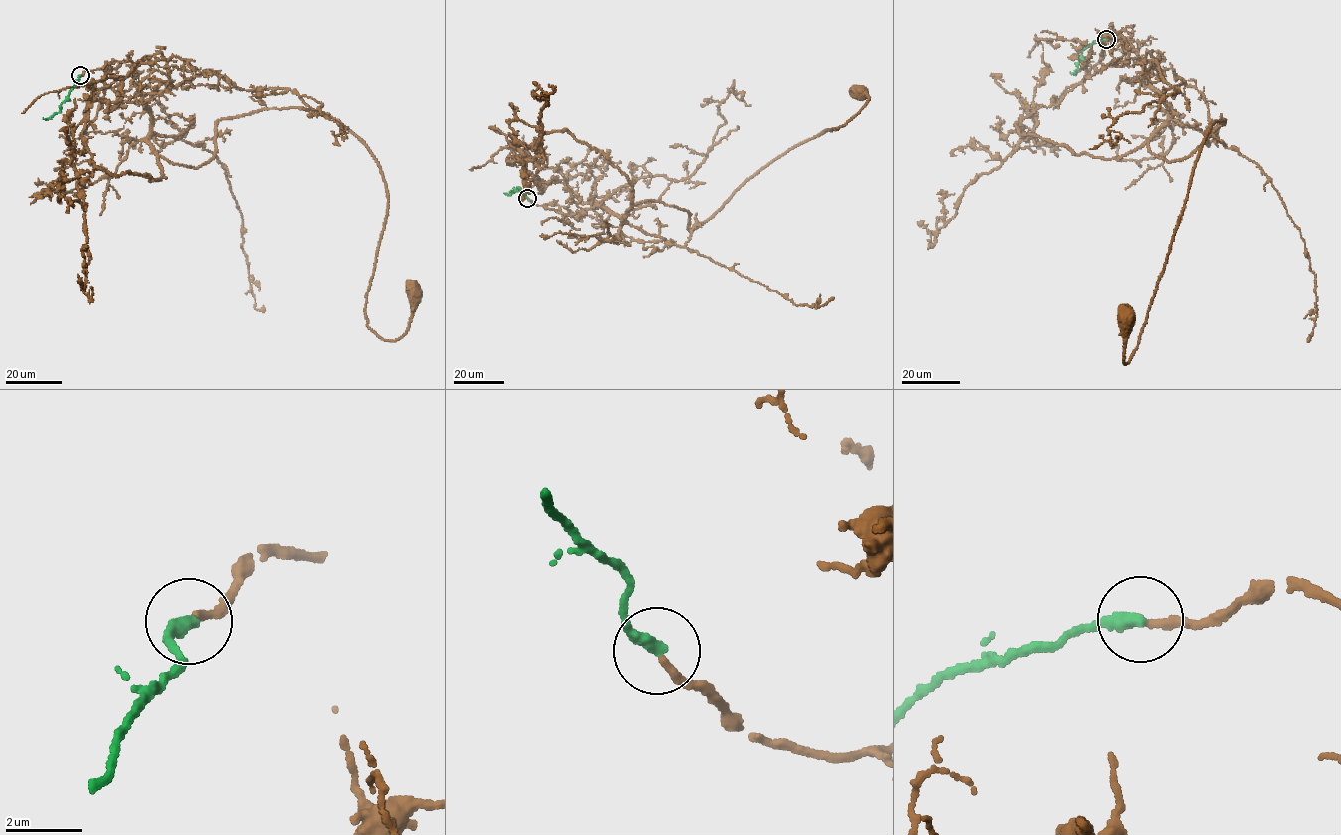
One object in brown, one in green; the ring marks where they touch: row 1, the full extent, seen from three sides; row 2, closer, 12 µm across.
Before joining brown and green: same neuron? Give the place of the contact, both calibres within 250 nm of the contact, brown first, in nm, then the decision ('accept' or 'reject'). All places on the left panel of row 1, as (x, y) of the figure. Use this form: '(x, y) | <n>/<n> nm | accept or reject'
(80, 75) | 200/360 nm | accept

